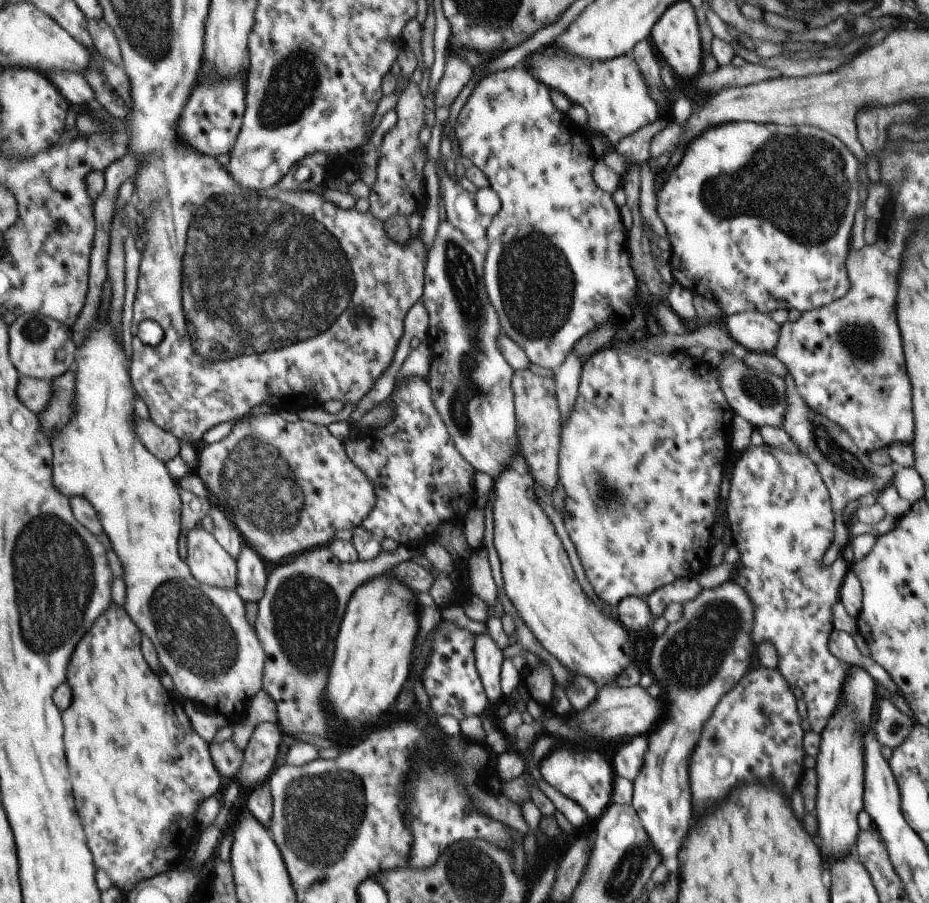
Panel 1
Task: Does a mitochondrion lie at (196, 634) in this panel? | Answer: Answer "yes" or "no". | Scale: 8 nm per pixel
yes

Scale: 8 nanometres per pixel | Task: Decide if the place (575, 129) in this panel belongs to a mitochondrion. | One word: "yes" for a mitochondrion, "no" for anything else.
no

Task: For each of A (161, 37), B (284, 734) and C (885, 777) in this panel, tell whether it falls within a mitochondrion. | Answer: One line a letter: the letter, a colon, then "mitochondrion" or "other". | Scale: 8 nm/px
A: mitochondrion
B: other
C: other

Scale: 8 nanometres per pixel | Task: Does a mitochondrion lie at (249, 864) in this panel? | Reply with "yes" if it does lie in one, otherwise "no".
no

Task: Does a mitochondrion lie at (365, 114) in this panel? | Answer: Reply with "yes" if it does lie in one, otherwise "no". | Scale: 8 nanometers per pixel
no

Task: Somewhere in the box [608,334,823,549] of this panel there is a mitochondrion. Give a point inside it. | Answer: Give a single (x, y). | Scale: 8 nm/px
(763, 392)

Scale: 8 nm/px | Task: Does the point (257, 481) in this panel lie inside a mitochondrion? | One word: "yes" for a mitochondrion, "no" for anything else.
yes

